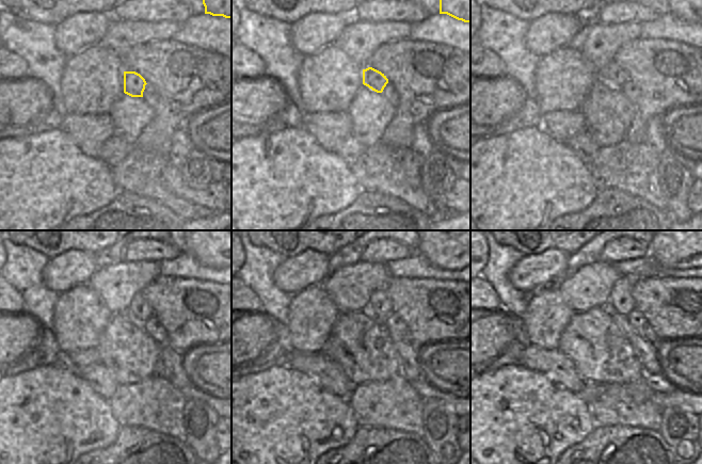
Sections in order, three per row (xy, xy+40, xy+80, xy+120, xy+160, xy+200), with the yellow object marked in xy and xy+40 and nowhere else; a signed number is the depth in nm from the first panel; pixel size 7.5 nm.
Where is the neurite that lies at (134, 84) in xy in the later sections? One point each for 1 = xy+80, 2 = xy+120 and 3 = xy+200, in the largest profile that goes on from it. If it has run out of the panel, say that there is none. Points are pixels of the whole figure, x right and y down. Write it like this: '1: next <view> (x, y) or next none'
1: next xy+80 (613, 75)
2: next xy+120 (140, 310)
3: next xy+200 (621, 301)

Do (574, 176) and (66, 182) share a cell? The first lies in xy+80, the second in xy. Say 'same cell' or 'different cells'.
same cell

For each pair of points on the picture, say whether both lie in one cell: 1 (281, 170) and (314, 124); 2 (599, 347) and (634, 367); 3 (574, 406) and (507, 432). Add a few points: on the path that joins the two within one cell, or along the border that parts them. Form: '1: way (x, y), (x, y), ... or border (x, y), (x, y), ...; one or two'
1: border (301, 126), (324, 149); two
2: way (607, 355), (613, 362), (625, 367); one
3: way (557, 419), (524, 421); one

